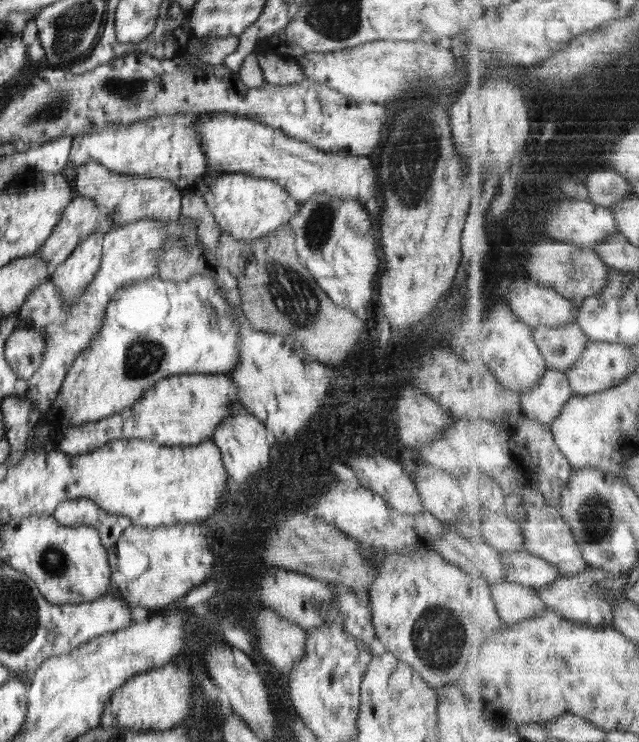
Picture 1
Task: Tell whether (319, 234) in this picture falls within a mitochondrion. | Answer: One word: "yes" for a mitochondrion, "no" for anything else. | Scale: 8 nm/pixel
yes

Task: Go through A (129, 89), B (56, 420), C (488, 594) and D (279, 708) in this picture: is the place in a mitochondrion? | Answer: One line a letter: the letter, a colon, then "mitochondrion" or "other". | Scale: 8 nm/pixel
A: mitochondrion
B: other
C: other
D: other

